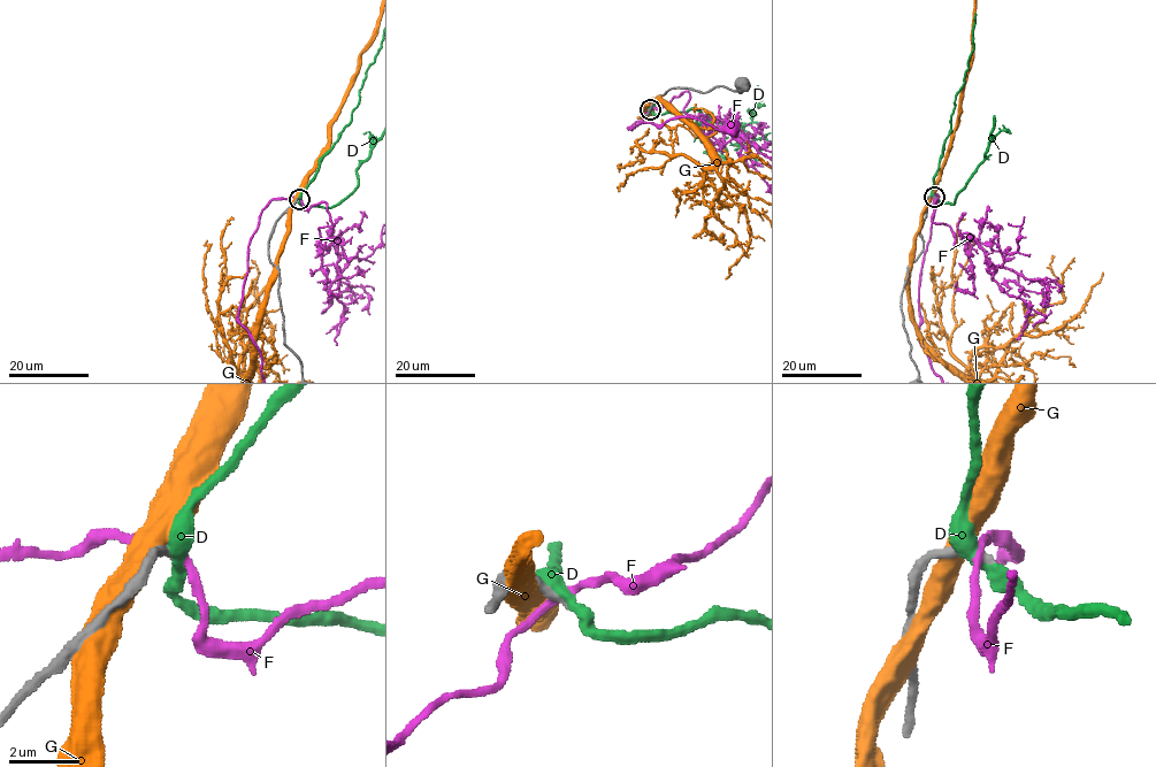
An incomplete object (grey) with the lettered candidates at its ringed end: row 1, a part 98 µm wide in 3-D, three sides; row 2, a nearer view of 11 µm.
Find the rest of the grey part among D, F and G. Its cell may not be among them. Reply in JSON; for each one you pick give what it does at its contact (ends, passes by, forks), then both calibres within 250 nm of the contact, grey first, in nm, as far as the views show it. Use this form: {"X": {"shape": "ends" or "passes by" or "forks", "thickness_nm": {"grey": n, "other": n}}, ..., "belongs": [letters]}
{"D": {"shape": "passes by", "thickness_nm": {"grey": 320, "other": 400}}, "belongs": ["D"]}

